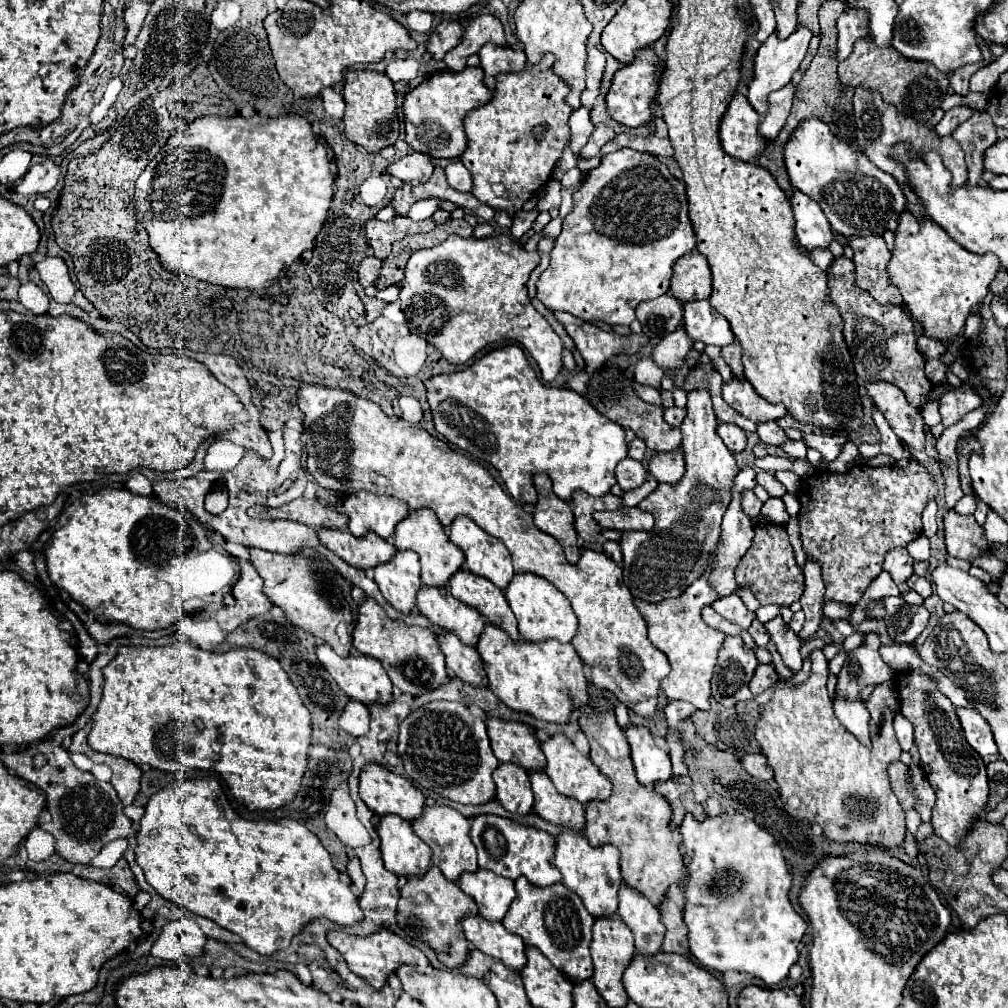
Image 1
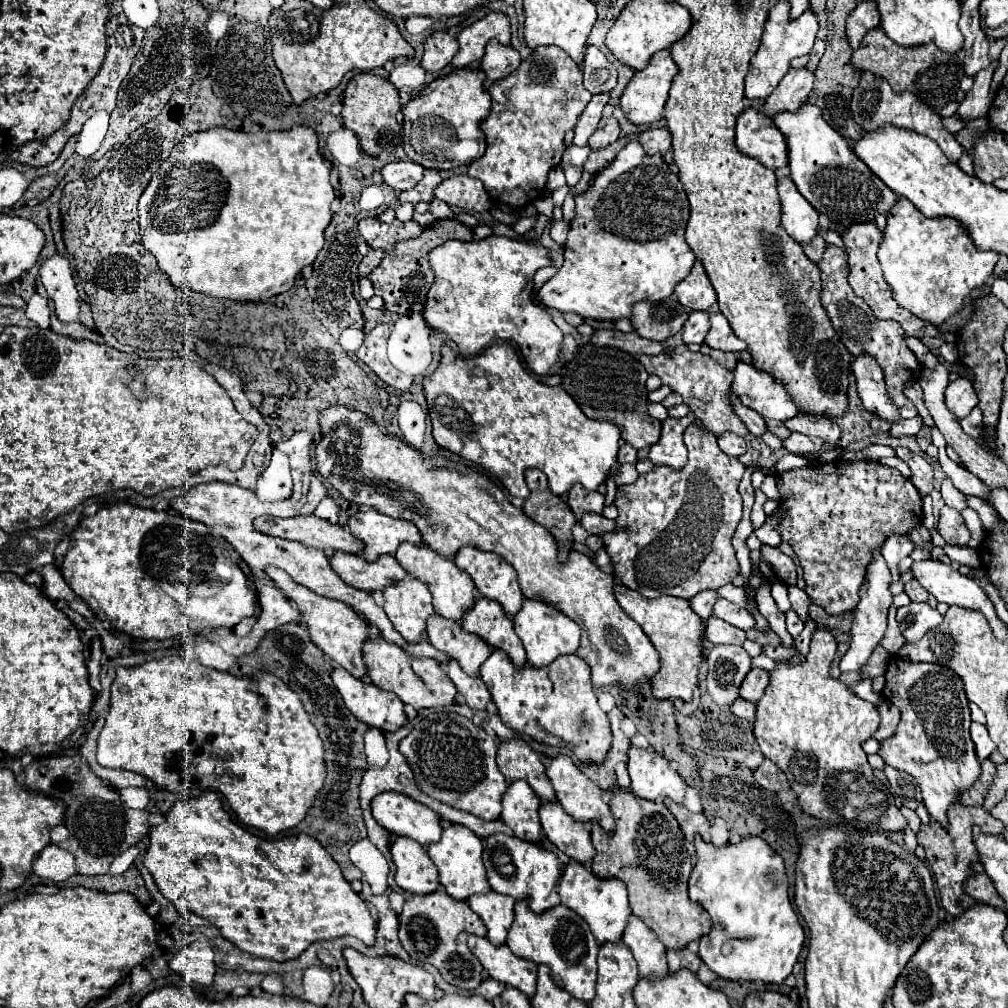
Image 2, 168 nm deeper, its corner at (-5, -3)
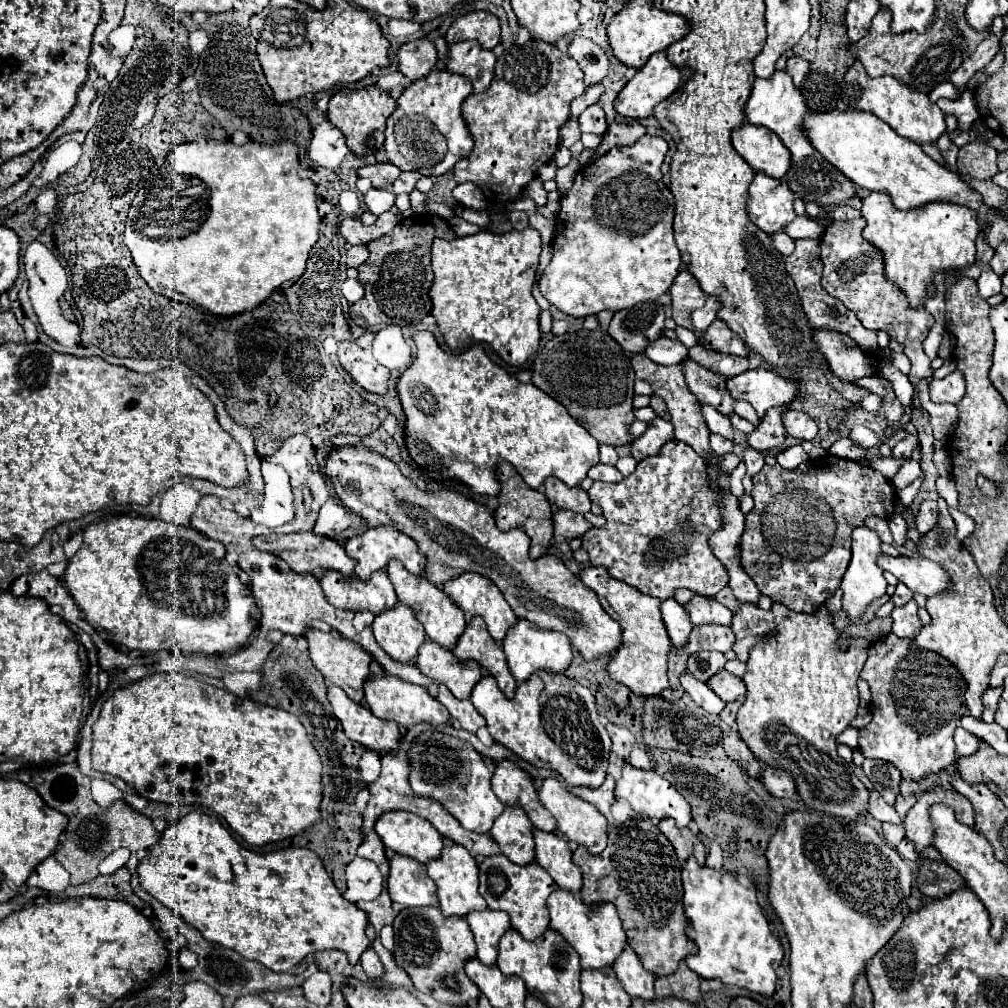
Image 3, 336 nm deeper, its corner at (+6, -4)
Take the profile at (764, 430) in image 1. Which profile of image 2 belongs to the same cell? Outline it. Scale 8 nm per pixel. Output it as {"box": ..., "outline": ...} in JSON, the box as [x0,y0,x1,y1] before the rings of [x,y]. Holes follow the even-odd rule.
{"box":[731,393,767,437],"outline":[[[731,393],[731,405],[733,405],[733,409],[735,409],[735,413],[739,415],[739,419],[749,427],[749,431],[751,431],[751,435],[755,435],[755,437],[761,437],[765,431],[767,431],[767,425],[765,425],[765,419],[759,415],[759,413],[755,413],[753,409],[749,409],[749,407],[745,407],[745,405],[741,405],[739,403],[739,399]]]}

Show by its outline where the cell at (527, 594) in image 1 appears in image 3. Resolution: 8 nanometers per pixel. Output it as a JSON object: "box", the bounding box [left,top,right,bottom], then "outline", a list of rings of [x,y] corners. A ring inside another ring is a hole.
{"box":[502,620,572,682],"outline":[[[518,620],[518,624],[506,634],[502,648],[504,648],[506,660],[508,660],[510,674],[518,682],[526,682],[536,670],[562,674],[562,672],[566,672],[566,668],[572,662],[572,646],[570,646],[568,636],[564,636],[562,632],[554,632],[554,630],[542,630],[528,620]]]}

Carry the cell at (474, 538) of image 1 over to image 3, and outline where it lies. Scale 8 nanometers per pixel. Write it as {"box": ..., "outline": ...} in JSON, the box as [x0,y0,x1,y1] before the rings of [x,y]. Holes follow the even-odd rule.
{"box":[444,572,516,644],"outline":[[[464,572],[462,576],[454,578],[454,580],[448,580],[444,584],[444,592],[448,594],[448,598],[458,606],[462,608],[462,612],[470,614],[470,616],[482,616],[484,622],[486,622],[486,628],[490,632],[490,636],[502,644],[504,636],[508,634],[510,628],[514,628],[516,624],[516,616],[512,612],[512,608],[508,606],[508,602],[504,600],[502,592],[496,588],[496,584],[492,584],[492,580],[488,580],[486,576],[480,576],[480,574],[474,574],[474,572]]]}

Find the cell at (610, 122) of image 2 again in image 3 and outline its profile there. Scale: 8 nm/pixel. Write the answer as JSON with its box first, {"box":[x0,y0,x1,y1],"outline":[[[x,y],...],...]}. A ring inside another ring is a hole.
{"box":[578,104,608,136],"outline":[[[592,104],[590,108],[584,110],[584,114],[578,116],[578,124],[582,132],[590,132],[590,134],[598,134],[604,136],[608,124],[604,118],[604,110],[598,104]]]}

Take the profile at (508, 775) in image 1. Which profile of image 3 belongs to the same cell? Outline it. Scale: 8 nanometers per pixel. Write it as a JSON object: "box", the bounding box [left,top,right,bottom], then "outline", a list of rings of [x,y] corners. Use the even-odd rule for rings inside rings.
{"box":[490,806,534,864],"outline":[[[506,806],[500,814],[500,820],[494,822],[490,834],[500,846],[500,852],[508,856],[514,864],[532,864],[534,862],[534,836],[532,822],[520,808]]]}

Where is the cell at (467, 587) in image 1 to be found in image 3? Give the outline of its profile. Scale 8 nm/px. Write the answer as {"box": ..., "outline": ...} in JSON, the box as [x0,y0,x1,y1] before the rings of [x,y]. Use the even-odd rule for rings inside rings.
{"box":[452,616,518,698],"outline":[[[474,616],[468,622],[464,634],[460,636],[460,640],[452,652],[460,660],[478,662],[486,674],[494,676],[494,680],[498,682],[498,688],[504,692],[506,698],[514,696],[518,684],[510,676],[502,648],[492,640],[492,636],[488,636],[488,630],[480,616]]]}

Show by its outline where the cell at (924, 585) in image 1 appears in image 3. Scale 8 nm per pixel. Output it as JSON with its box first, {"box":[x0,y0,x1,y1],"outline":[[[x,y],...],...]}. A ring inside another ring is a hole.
{"box":[892,582,912,606],"outline":[[[898,582],[898,584],[896,584],[896,592],[892,594],[894,606],[904,606],[908,600],[912,600],[912,590],[906,588],[902,582]]]}

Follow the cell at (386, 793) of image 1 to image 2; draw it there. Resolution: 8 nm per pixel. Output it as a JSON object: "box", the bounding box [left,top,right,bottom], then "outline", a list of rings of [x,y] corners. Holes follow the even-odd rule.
{"box":[371,791,441,845],"outline":[[[397,791],[379,793],[371,801],[375,821],[395,835],[405,835],[421,845],[431,845],[441,837],[441,819],[427,805],[399,795]]]}

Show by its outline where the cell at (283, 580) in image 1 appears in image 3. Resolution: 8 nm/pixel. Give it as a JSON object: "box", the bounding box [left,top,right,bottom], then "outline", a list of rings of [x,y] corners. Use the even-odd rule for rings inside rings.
{"box":[306,630,372,702],"outline":[[[308,630],[306,632],[306,640],[310,644],[308,652],[310,658],[314,662],[314,668],[318,668],[318,672],[334,686],[340,686],[350,700],[354,702],[362,702],[364,700],[364,684],[370,676],[370,664],[372,664],[372,656],[368,652],[364,652],[358,644],[354,644],[352,640],[346,640],[344,636],[332,634],[332,632],[322,632],[322,630]]]}

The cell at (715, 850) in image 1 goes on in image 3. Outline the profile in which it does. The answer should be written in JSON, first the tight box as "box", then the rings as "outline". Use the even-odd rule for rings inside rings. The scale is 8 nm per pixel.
{"box":[682,858,784,996],"outline":[[[694,858],[686,860],[682,884],[684,912],[688,918],[686,936],[698,946],[698,954],[686,958],[688,968],[700,978],[720,980],[726,986],[772,996],[776,968],[784,958],[784,950],[770,932],[768,920],[756,900],[756,888],[744,888],[732,874],[720,874],[718,870],[698,866]]]}

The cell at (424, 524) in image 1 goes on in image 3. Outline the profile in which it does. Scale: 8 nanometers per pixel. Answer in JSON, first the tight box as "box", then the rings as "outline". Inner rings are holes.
{"box":[386,560,466,650],"outline":[[[392,560],[388,564],[386,572],[388,572],[388,576],[390,576],[392,584],[394,584],[398,600],[402,604],[408,604],[408,608],[412,608],[416,620],[420,620],[420,624],[424,626],[426,636],[430,640],[434,640],[436,644],[440,644],[442,648],[452,650],[456,646],[458,638],[462,636],[464,628],[466,628],[464,612],[460,608],[456,608],[456,604],[440,588],[436,588],[430,580],[426,580],[424,576],[412,576],[410,572],[406,572],[406,568],[398,560]]]}

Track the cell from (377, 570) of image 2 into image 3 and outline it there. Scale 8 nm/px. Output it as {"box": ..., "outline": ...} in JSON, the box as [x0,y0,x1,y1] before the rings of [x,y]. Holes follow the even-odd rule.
{"box":[320,570,396,616],"outline":[[[328,570],[320,580],[324,596],[340,610],[350,612],[372,612],[374,616],[382,614],[396,606],[394,586],[384,570],[372,574],[364,584],[358,578],[344,578],[342,574]]]}

